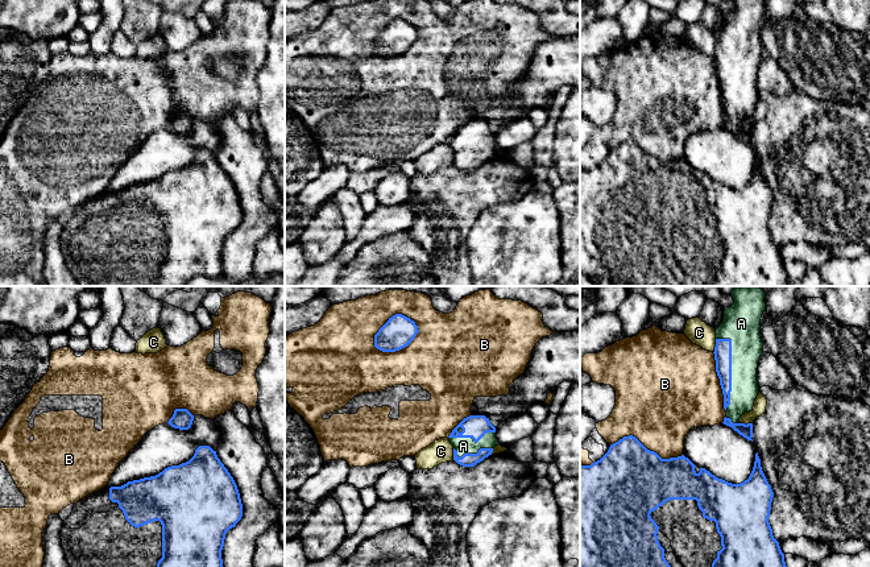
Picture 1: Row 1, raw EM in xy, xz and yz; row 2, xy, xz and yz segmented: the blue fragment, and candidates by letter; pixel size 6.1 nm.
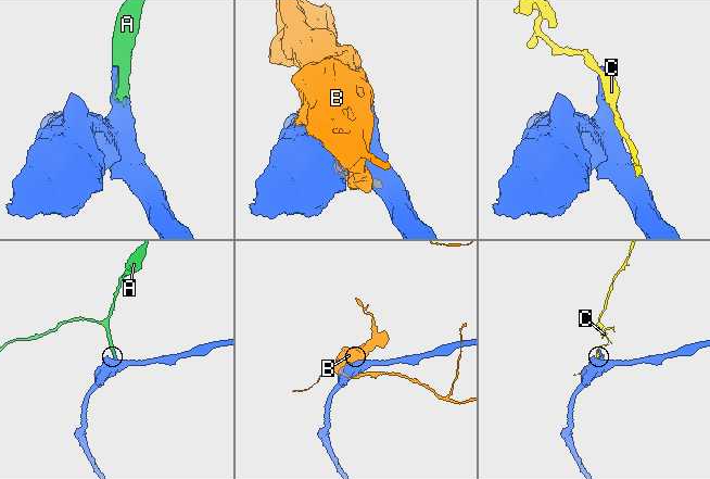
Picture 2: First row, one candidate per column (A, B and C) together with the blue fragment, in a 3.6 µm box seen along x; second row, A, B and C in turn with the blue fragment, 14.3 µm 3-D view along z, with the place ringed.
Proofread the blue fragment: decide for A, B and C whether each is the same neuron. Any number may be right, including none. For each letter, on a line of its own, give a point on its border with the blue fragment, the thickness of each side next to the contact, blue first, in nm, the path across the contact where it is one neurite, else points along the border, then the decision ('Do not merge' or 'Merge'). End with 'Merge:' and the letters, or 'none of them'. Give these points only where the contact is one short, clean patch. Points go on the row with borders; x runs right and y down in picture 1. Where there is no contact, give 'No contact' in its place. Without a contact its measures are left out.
A: Touches blue at yz (730, 368). Thickness 110 nm (blue) against 200 nm. Merge
B: Touches blue at xz (400, 348). Thickness 190 nm (blue) against 400 nm. Do not merge
C: Touches blue at yz (716, 346). Thickness 110 nm (blue) against 150 nm. Do not merge
Merge: A

